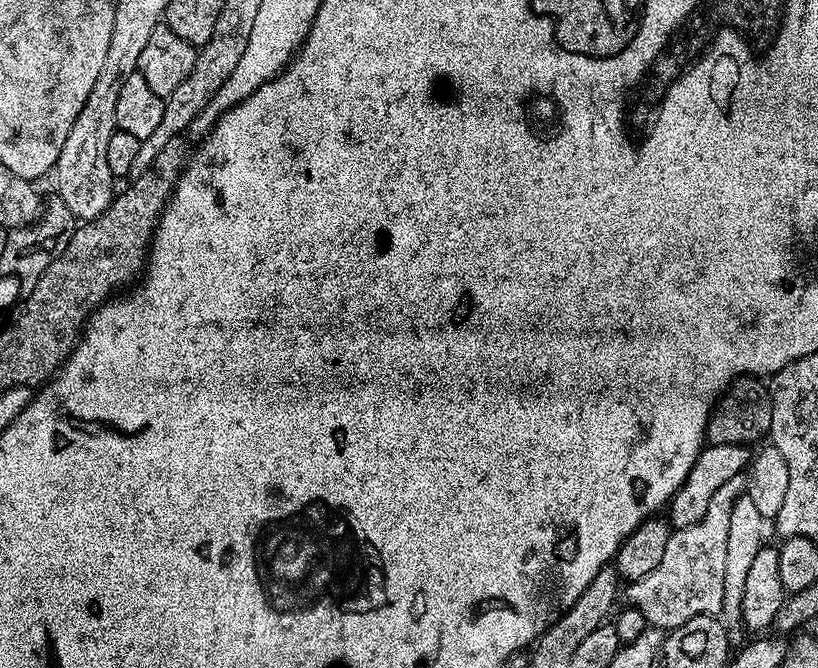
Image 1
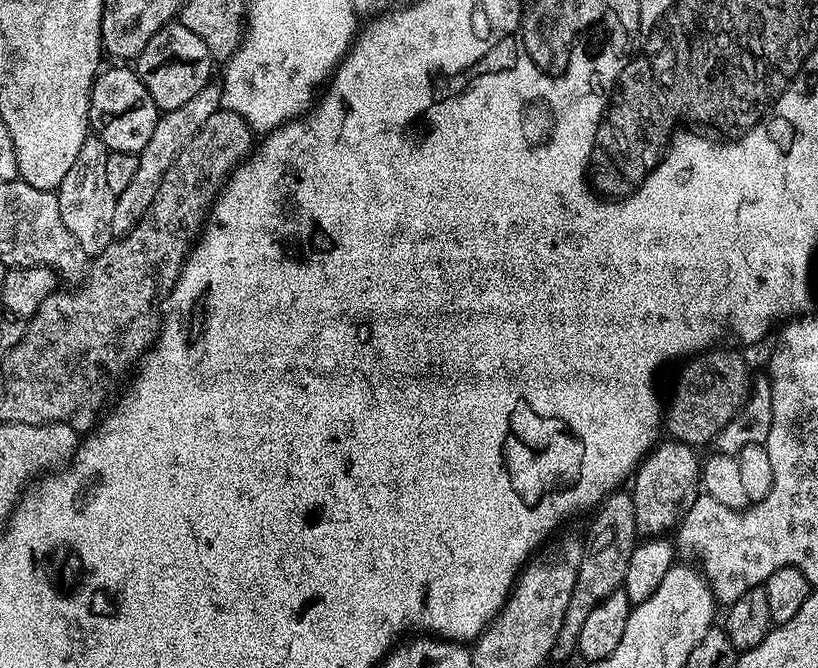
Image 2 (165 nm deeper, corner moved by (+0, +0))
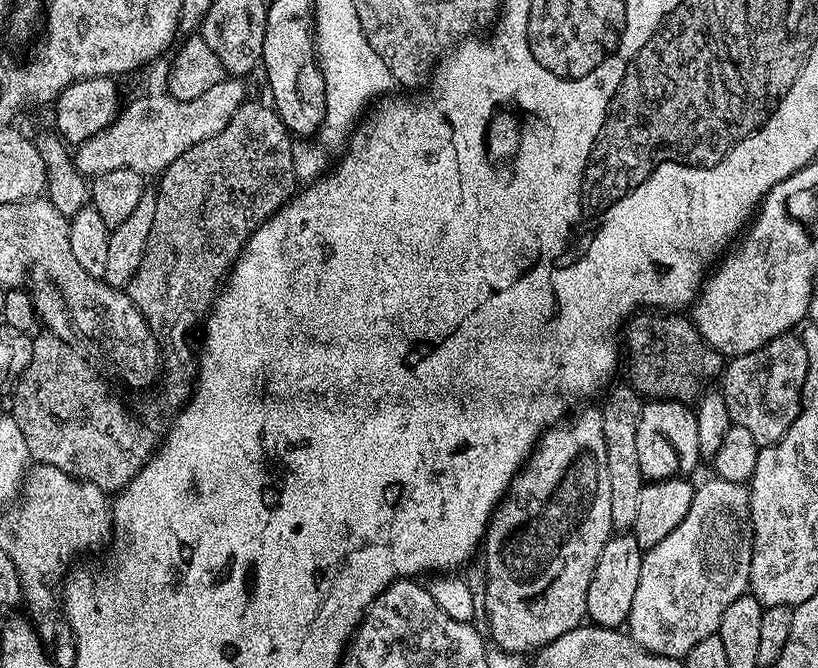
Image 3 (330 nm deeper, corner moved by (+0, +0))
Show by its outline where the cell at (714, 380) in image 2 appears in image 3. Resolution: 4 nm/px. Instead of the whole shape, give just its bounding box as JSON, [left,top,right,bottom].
[622,314,725,405]

